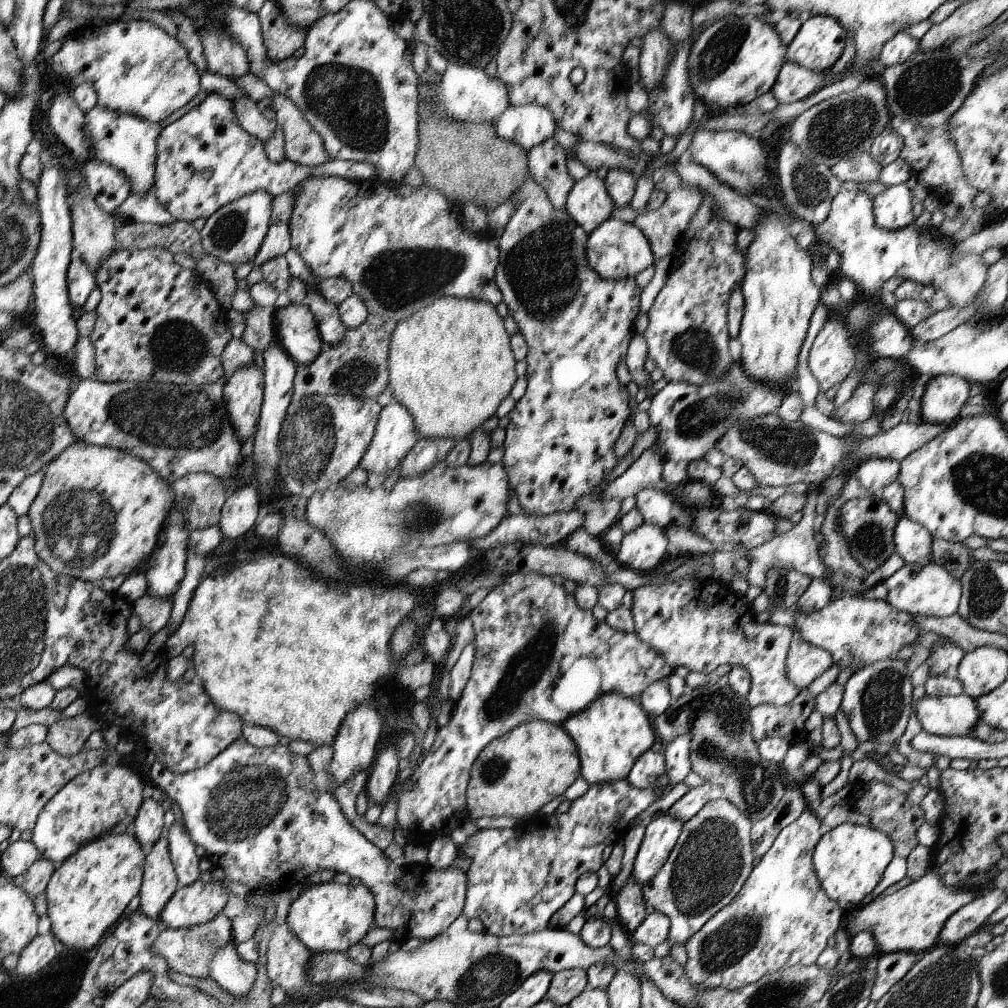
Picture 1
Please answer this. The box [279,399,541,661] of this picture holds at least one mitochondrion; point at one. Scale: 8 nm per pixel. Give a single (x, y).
(422, 517)

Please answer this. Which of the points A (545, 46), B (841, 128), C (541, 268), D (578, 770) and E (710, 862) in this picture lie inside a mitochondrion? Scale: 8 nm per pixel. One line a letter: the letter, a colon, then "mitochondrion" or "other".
A: other
B: mitochondrion
C: mitochondrion
D: other
E: mitochondrion

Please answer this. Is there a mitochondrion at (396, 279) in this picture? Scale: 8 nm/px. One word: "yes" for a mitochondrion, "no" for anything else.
yes

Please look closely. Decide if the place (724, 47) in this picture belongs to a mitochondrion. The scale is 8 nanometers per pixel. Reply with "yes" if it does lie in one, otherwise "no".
yes

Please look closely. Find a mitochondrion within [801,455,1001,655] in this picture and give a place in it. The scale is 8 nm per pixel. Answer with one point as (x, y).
(870, 543)

